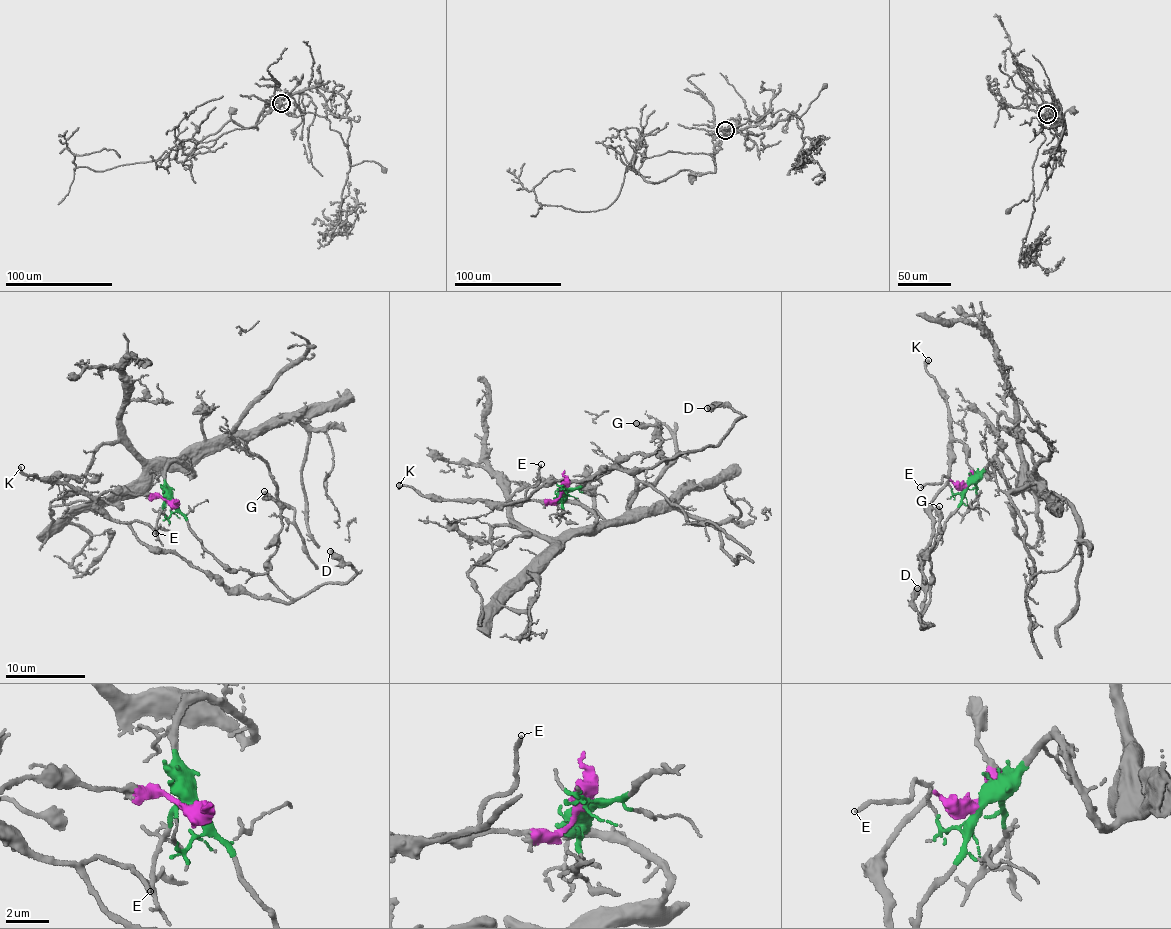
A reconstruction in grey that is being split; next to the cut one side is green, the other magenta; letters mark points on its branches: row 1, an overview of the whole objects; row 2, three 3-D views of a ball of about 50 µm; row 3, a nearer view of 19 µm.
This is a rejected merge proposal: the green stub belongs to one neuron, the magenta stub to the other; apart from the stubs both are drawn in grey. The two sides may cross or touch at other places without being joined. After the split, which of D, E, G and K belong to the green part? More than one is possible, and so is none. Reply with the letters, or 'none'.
none

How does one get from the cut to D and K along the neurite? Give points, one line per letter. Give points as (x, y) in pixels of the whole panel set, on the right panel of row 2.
D: (966, 485), (973, 477), (956, 440), (930, 513), (920, 616), (933, 626), (925, 629), (913, 601), (918, 587)
K: (966, 485), (973, 477), (964, 446), (952, 435), (948, 406), (926, 370), (928, 359)

